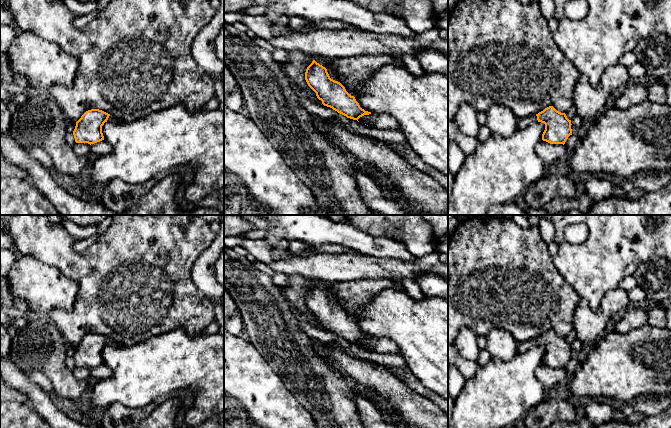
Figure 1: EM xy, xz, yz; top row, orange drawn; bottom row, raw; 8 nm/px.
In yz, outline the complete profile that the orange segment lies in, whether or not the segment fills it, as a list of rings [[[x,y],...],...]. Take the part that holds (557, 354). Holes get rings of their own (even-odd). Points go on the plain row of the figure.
[[[553,330],[545,332],[536,339],[531,339],[522,343],[517,343],[517,354],[524,353],[534,346],[545,348],[542,364],[550,368],[565,368],[572,359],[571,344],[565,337],[557,335]]]

